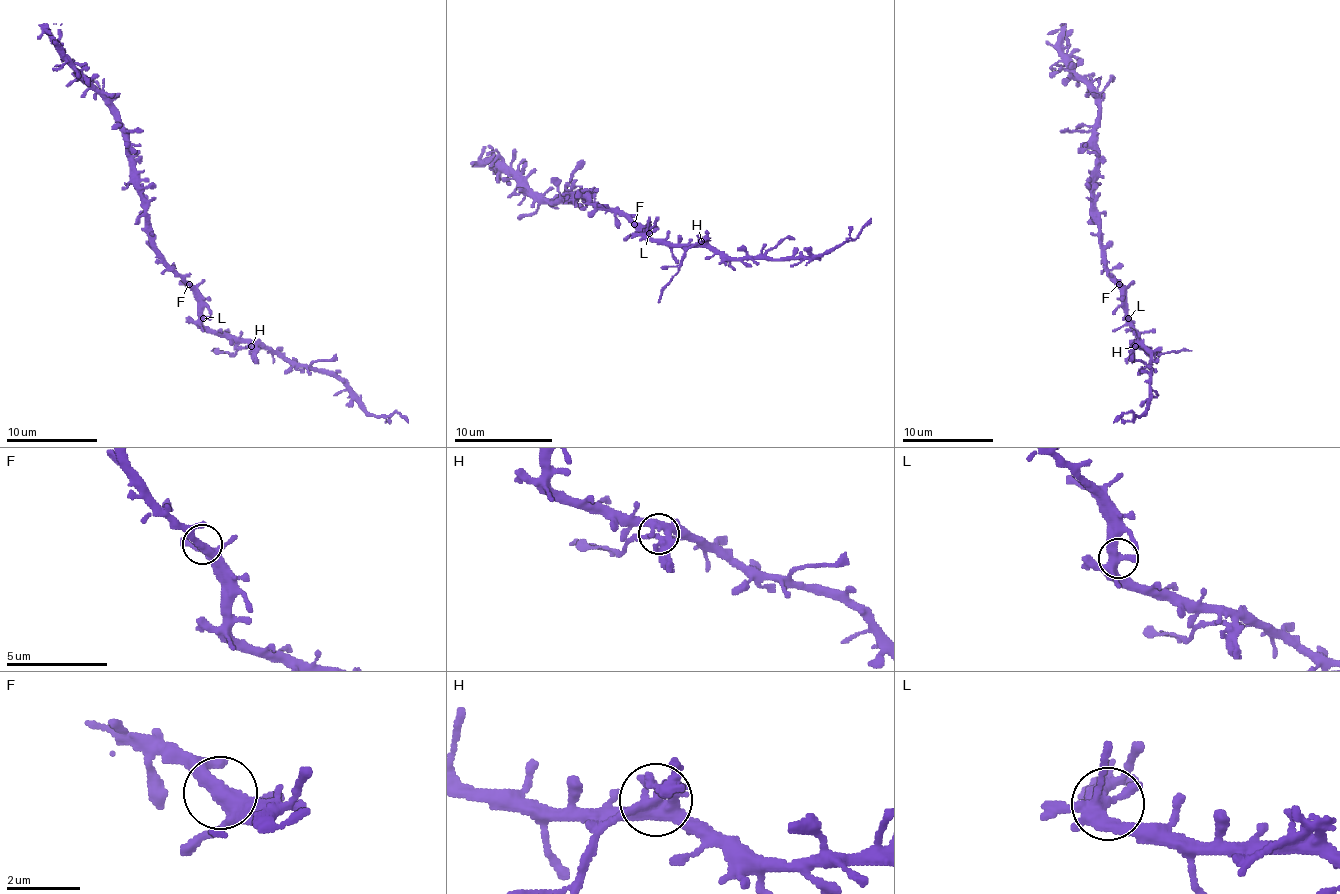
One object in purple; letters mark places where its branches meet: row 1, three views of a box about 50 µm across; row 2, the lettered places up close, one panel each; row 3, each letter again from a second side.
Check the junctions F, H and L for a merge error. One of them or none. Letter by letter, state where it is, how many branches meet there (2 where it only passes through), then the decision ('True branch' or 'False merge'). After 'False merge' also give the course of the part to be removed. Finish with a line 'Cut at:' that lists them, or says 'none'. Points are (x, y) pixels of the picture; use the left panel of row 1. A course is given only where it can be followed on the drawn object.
F: Place: (189, 284). Branches: 4. True branch
H: Place: (251, 346). Branches: 4. False merge. Course of the part to remove: (251, 345), (235, 354), (212, 350)
L: Place: (203, 318). Branches: 4. True branch
Cut at: H

